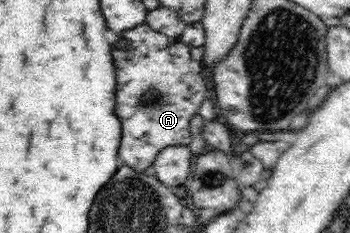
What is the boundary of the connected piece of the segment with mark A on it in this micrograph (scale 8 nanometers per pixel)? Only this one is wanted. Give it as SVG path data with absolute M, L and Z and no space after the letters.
M146 22L135 28L124 30L120 35L129 39L131 46L127 50L113 50L112 52L116 68L115 114L120 120L120 132L122 132L118 159L121 163L135 168L135 171L146 172L159 151L167 145L190 144L191 119L198 114L201 102L207 97L212 97L212 89L203 65L191 59L189 54L191 47L181 42L180 39L152 30Z

